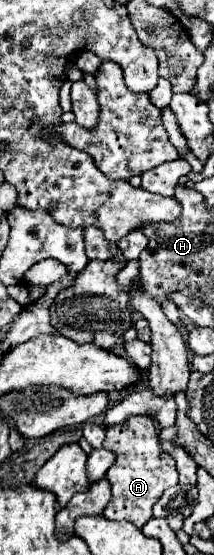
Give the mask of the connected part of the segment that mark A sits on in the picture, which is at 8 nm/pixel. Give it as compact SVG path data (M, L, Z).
M131 416L125 424L109 426L105 436L105 448L111 450L117 460L107 472L107 480L113 490L113 500L105 508L103 516L107 520L127 520L137 528L143 528L151 518L153 504L161 498L161 494L177 484L179 472L173 456L169 456L157 438L157 430L149 416Z

